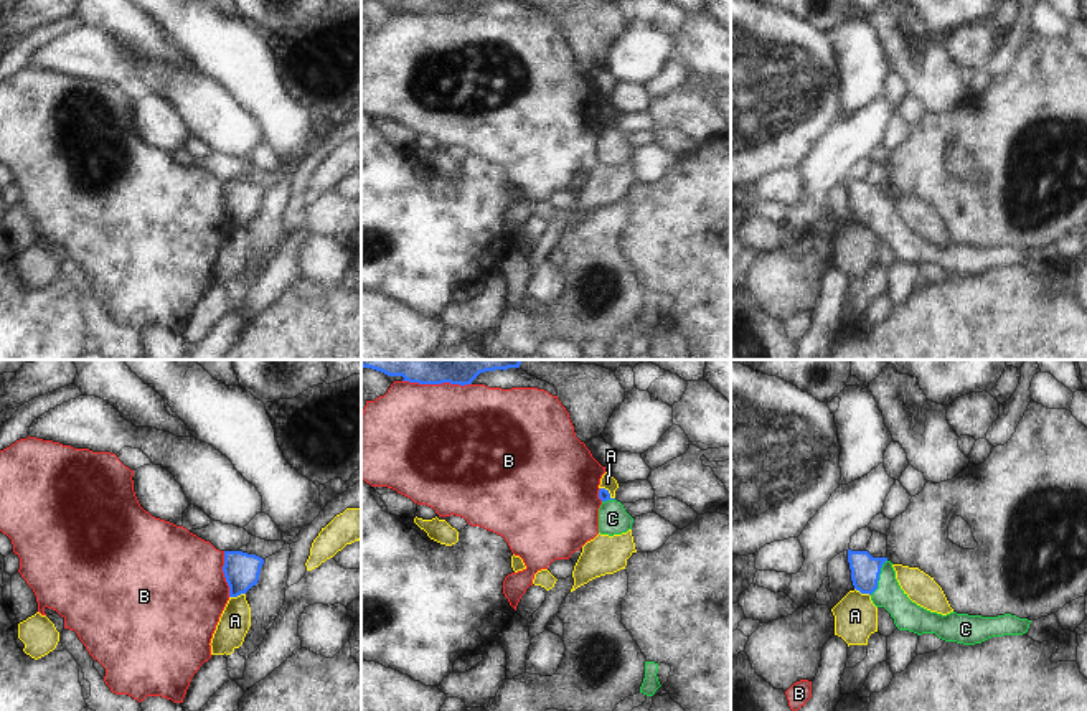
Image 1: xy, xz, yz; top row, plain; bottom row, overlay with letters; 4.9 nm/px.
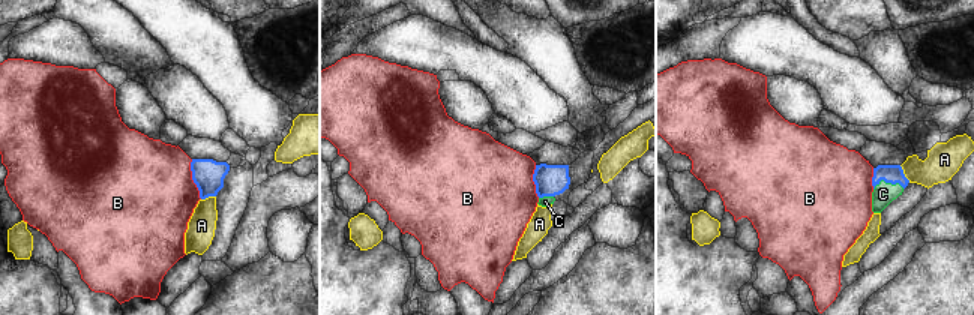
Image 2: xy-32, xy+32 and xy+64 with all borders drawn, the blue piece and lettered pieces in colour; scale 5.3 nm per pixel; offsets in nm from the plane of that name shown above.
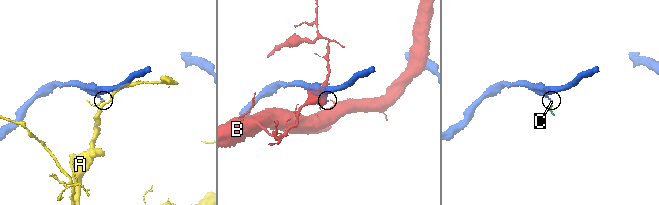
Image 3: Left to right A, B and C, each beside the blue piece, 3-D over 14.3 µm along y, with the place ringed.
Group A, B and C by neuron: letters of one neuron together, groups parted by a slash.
A / B / C

